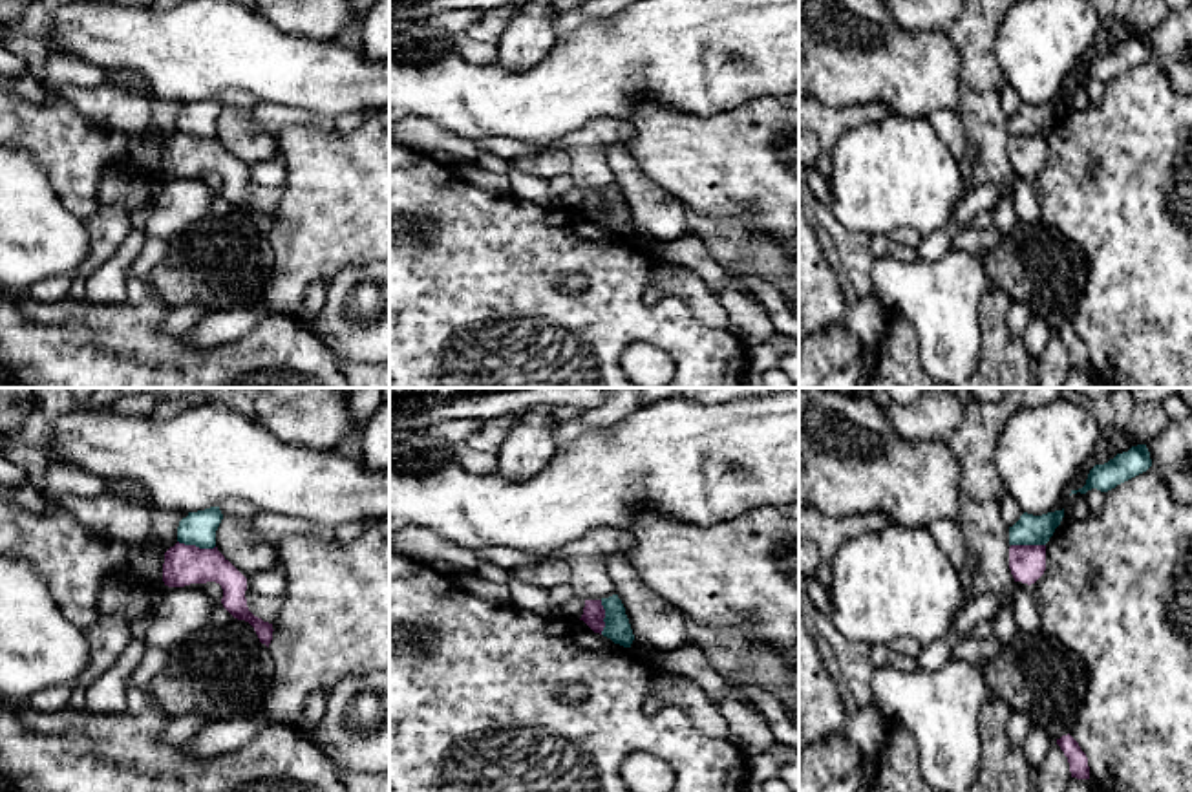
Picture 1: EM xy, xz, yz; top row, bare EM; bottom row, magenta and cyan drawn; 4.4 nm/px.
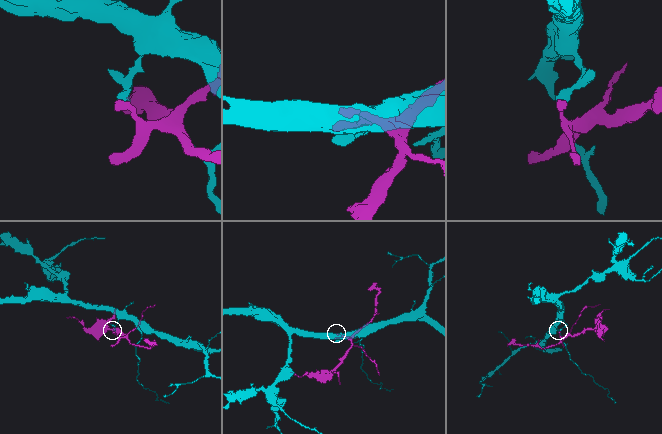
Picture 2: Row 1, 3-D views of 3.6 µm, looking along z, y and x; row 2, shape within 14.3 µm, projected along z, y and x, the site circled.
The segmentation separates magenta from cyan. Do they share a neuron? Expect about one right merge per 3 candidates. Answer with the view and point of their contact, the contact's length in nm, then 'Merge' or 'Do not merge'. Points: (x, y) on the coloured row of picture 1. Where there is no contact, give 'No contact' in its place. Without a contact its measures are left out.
Touches magenta at xy (194, 545). Shared border 170 nm. Do not merge

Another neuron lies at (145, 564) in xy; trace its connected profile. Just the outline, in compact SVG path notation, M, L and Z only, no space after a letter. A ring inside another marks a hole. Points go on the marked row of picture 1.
M128 543L130 573L137 585L144 587L150 594L157 594L163 587L163 563L165 554L152 549L148 543Z

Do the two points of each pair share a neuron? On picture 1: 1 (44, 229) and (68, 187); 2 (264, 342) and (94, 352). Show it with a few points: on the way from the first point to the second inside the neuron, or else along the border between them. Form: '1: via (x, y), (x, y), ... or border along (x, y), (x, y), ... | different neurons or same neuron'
1: border along (39, 163), (57, 198), (83, 222) | different neurons
2: via (222, 364), (136, 364) | same neuron

